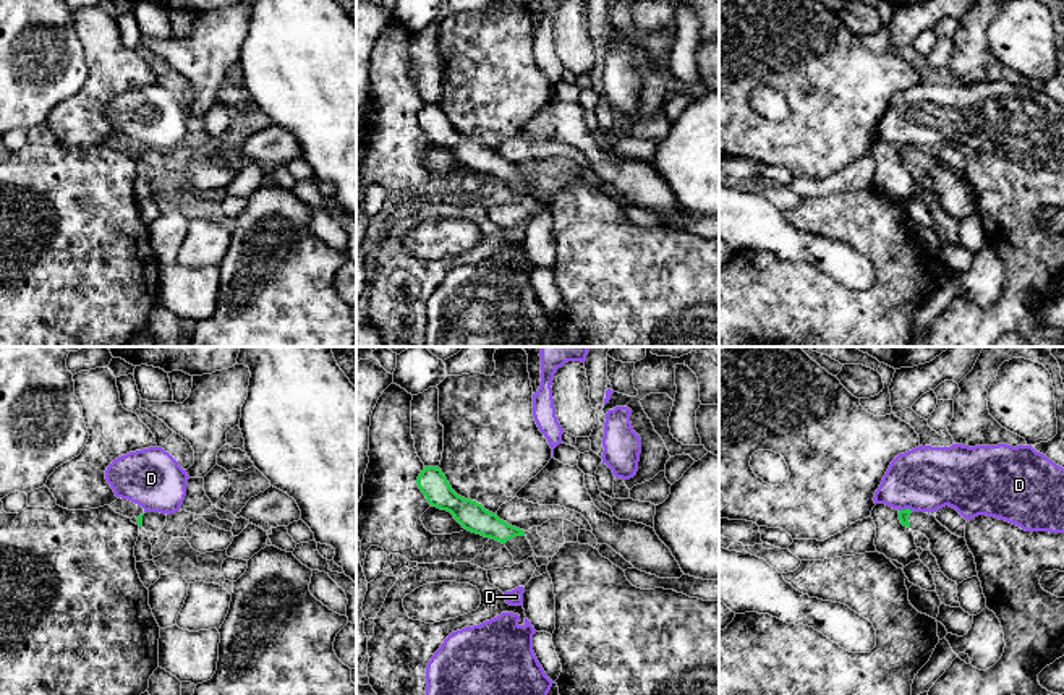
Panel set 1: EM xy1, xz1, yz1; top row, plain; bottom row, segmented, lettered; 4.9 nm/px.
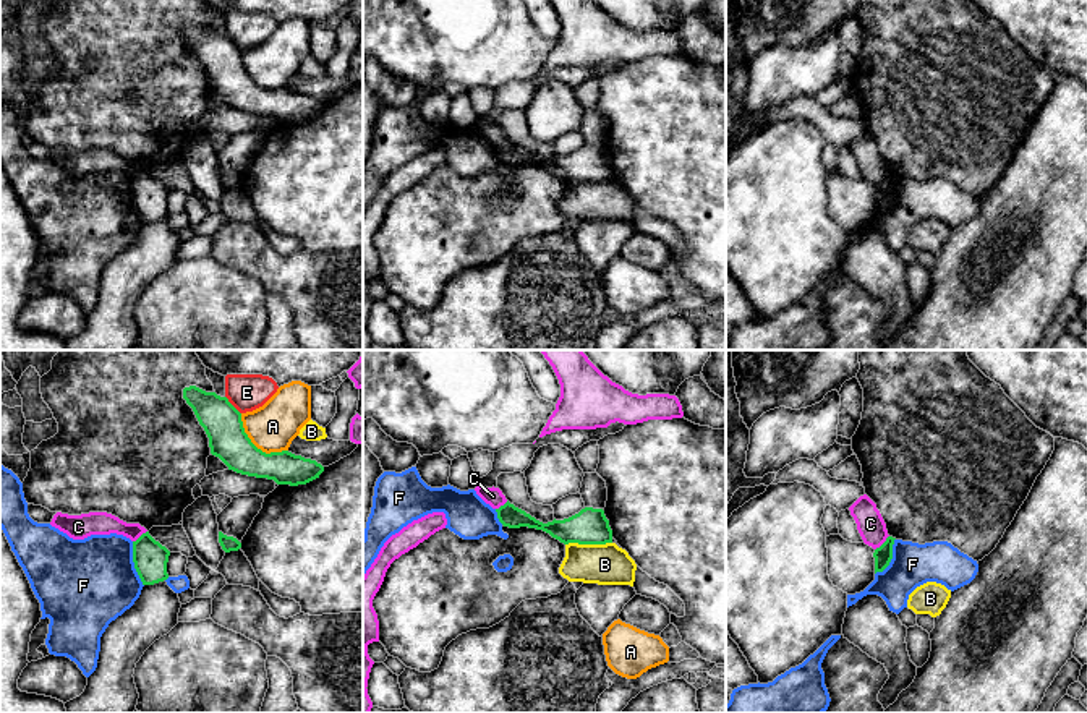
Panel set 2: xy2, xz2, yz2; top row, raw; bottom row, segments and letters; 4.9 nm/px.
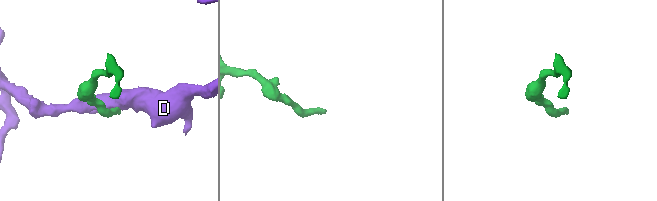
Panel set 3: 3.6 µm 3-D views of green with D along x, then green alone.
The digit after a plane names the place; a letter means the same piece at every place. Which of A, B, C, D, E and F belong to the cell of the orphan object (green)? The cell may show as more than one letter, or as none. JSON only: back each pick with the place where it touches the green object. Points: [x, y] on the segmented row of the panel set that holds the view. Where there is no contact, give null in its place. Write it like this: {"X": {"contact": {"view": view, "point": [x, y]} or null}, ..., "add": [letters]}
{"add": []}

